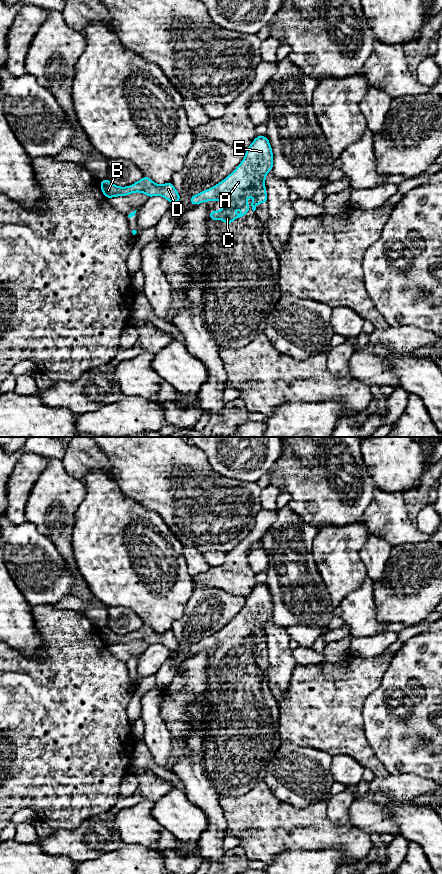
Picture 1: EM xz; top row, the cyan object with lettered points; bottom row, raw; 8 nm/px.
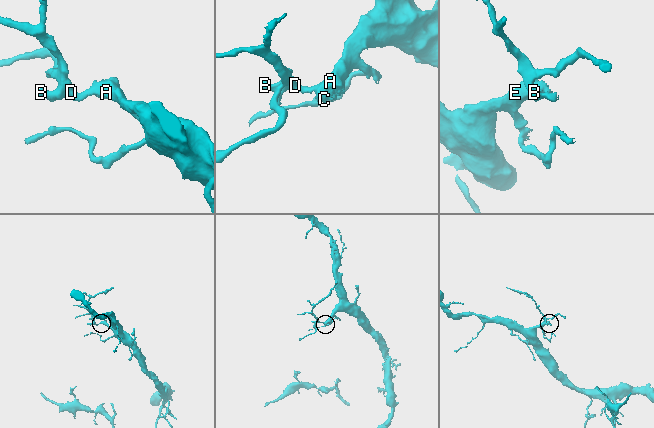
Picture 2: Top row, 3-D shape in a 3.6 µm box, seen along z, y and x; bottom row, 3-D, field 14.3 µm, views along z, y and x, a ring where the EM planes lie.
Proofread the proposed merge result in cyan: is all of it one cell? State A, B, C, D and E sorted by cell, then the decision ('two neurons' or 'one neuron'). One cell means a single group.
groups A B C D E; one neuron

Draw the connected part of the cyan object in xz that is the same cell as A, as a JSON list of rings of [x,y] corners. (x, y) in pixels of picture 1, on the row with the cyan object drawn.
[[[257,136],[246,149],[246,155],[240,165],[222,182],[197,195],[192,195],[190,203],[222,199],[223,211],[210,211],[209,217],[215,222],[222,219],[228,226],[233,219],[243,219],[248,214],[245,200],[254,195],[252,210],[258,203],[267,203],[265,176],[273,168],[273,154],[266,136]]]

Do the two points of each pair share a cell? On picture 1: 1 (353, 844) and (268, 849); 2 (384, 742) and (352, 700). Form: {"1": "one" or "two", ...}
{"1": "one", "2": "two"}

